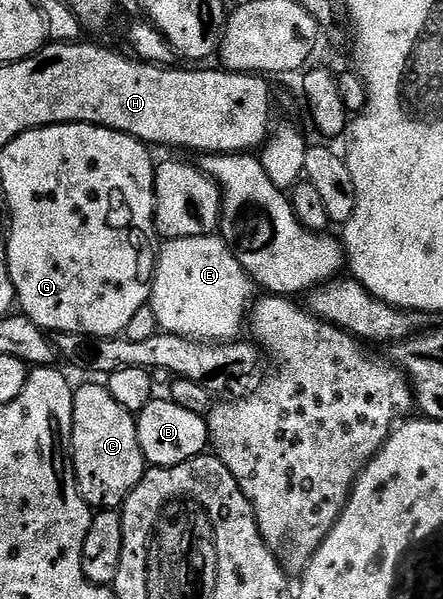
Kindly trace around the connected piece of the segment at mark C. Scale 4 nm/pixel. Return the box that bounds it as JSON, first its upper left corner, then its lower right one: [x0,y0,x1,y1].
[68,384,148,511]

